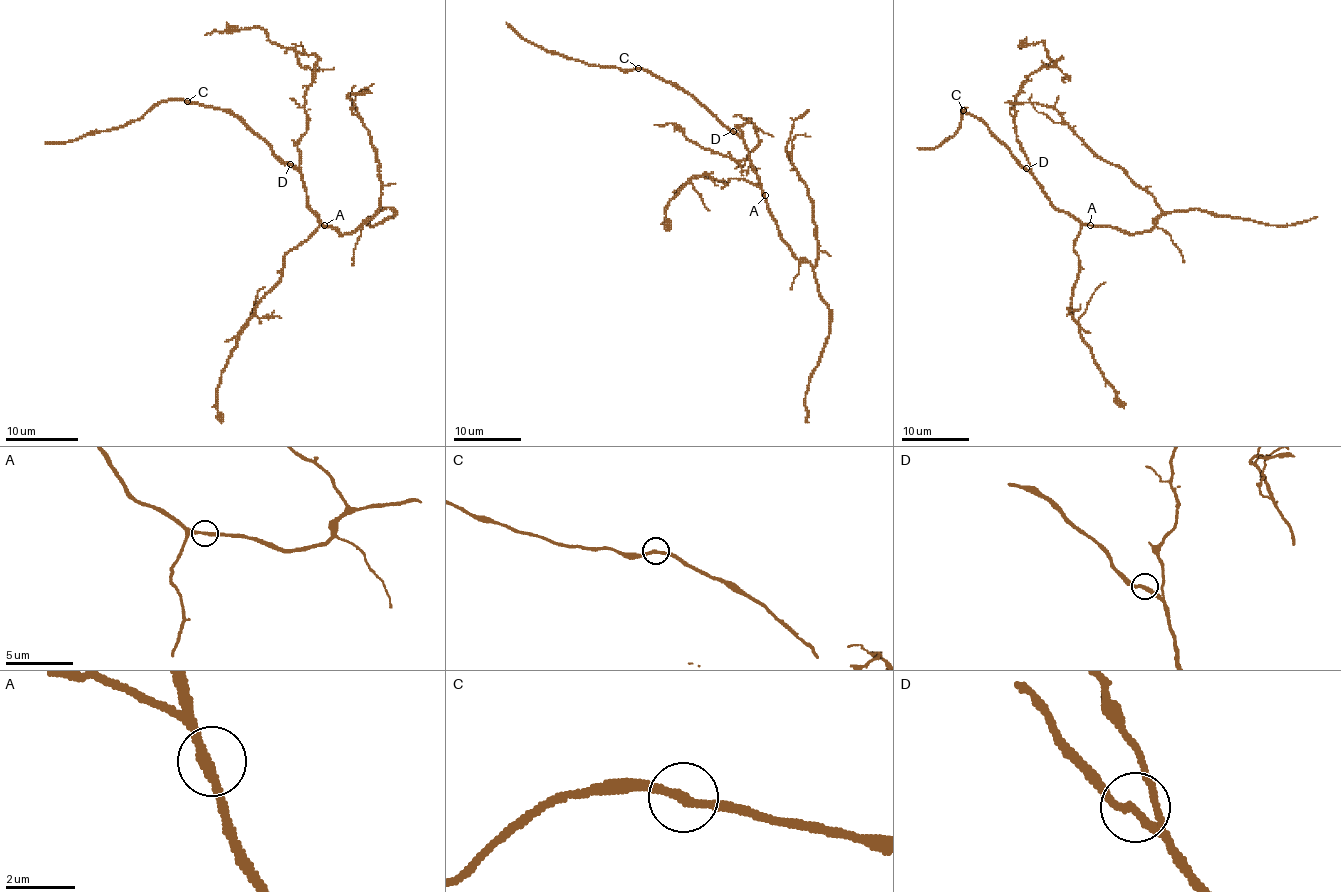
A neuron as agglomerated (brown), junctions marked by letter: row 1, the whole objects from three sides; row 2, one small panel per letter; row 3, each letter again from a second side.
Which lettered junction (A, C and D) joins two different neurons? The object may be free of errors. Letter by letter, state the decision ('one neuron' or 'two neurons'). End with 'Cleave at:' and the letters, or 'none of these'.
A: one neuron
C: one neuron
D: one neuron
Cleave at: none of these

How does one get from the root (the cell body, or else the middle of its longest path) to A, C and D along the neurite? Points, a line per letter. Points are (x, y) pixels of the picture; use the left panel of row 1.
A: (312, 211), (324, 225)
C: (312, 211), (303, 176), (285, 164), (259, 136), (236, 116), (221, 109), (187, 102)
D: (312, 211), (303, 176), (290, 164)

